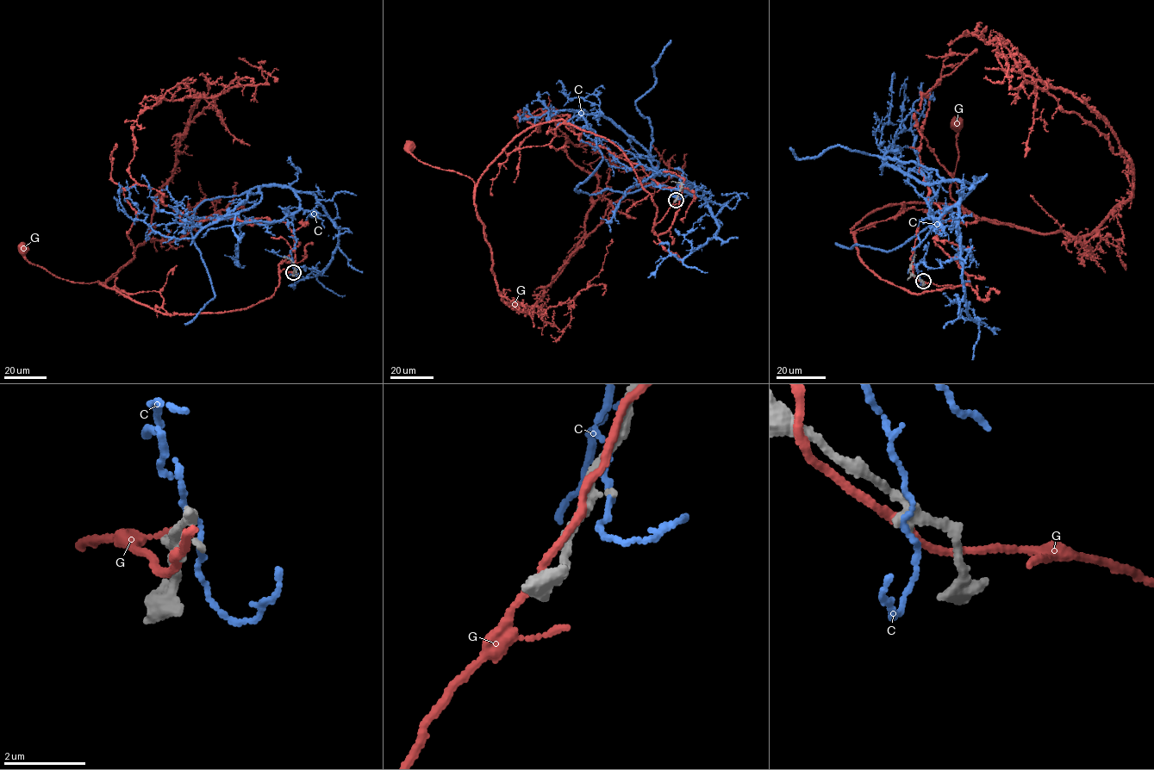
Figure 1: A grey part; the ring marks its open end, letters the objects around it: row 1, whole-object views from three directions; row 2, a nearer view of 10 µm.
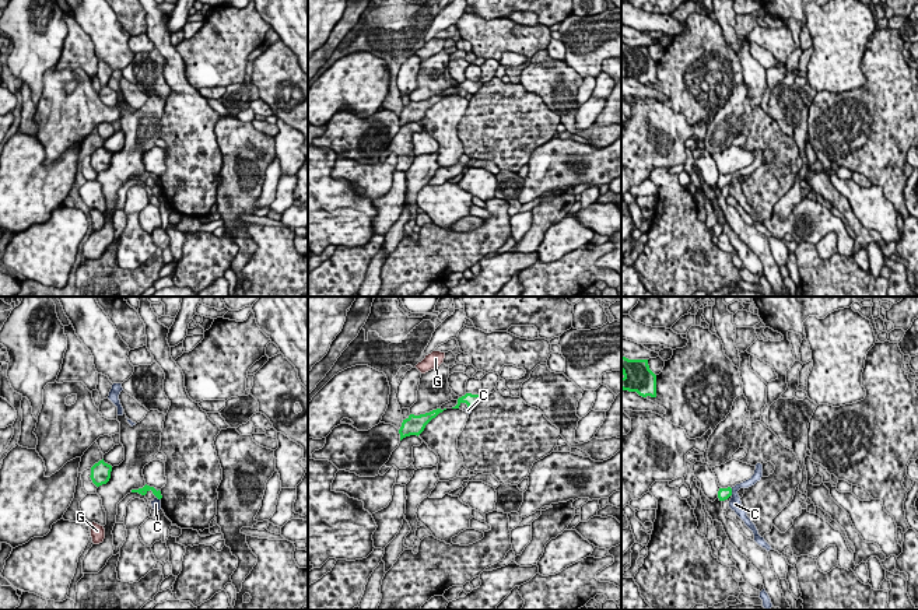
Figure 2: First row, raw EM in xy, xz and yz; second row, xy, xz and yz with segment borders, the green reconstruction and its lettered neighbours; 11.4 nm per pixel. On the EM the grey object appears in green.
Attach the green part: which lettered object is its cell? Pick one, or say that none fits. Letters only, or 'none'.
none

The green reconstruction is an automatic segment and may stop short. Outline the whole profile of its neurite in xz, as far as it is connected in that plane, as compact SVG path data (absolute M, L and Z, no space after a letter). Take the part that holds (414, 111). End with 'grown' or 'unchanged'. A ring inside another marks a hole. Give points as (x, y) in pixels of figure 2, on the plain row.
M437 95L420 102L410 101L406 106L403 106L399 116L400 127L410 122L418 123L424 118L425 112L442 98L444 97Z | unchanged

